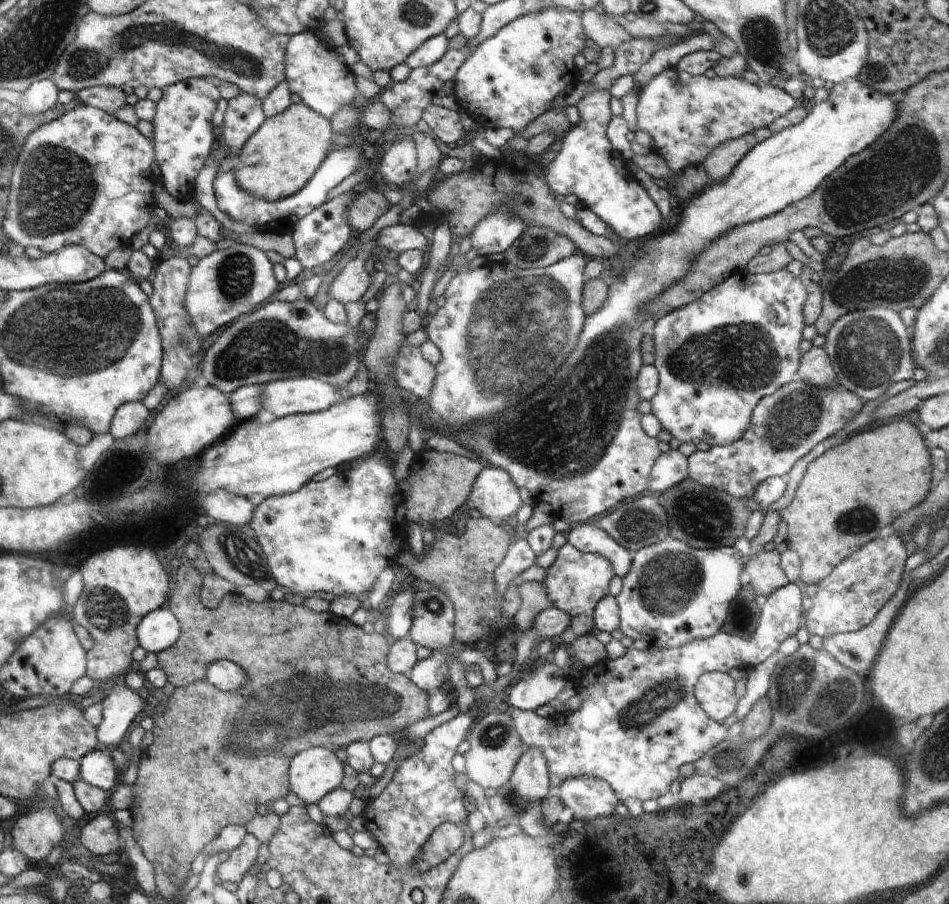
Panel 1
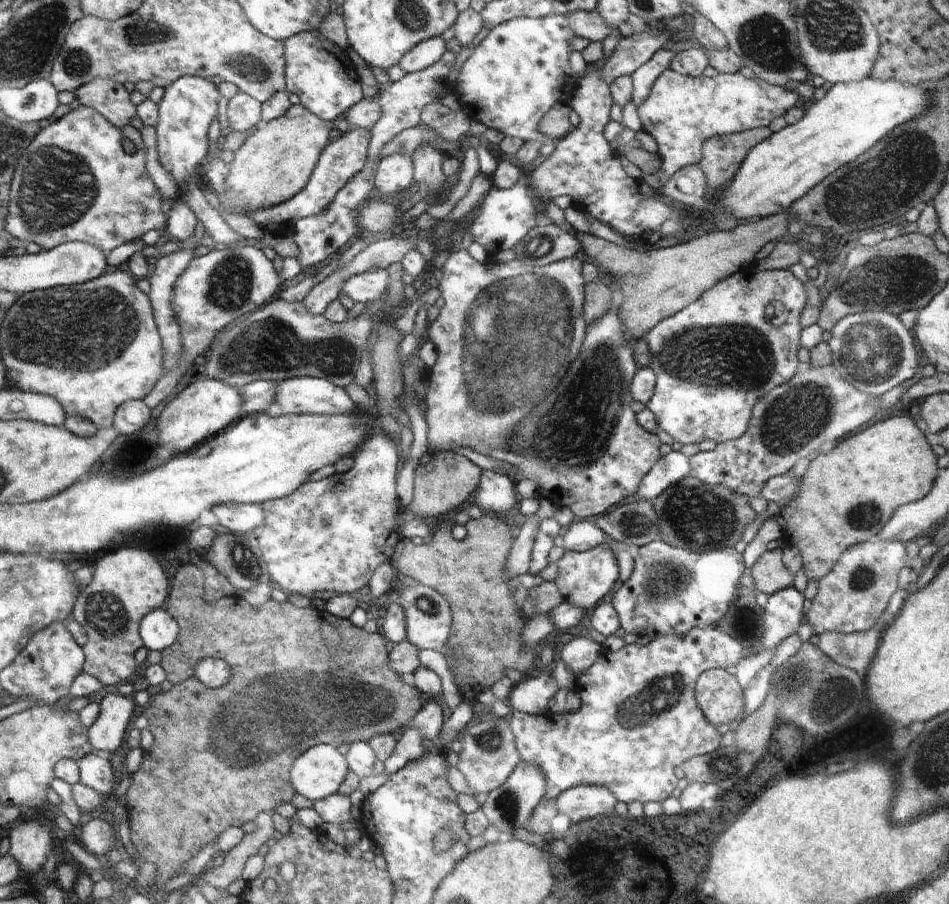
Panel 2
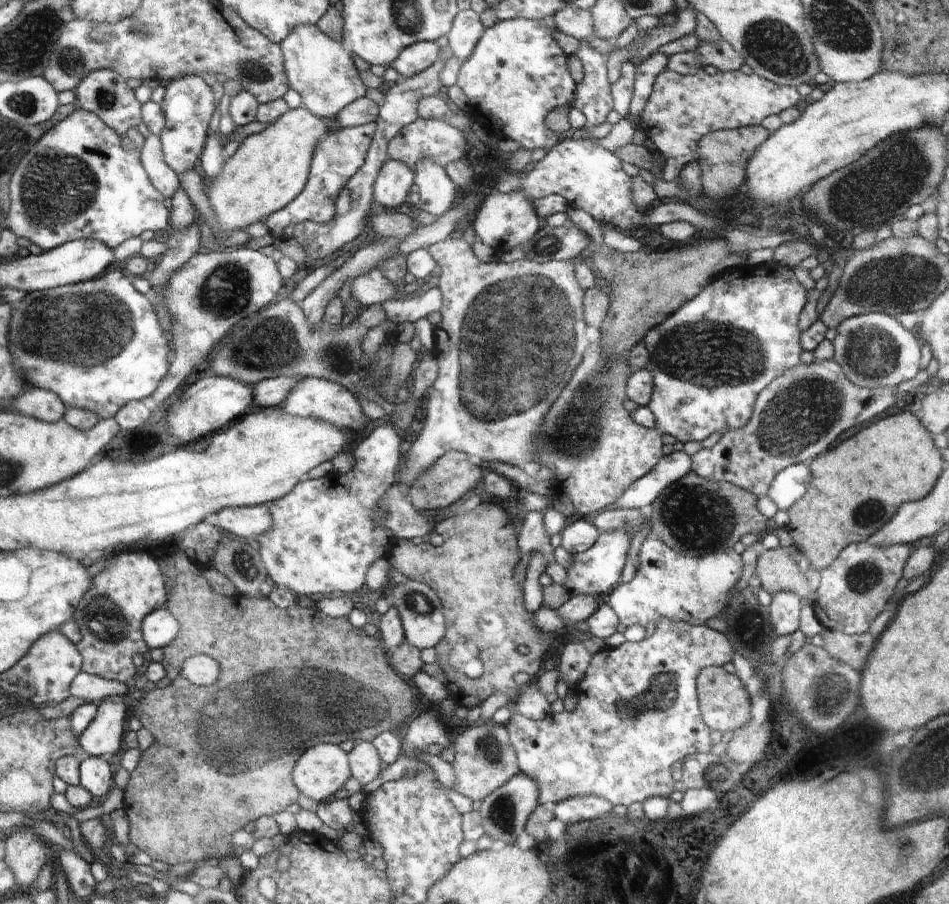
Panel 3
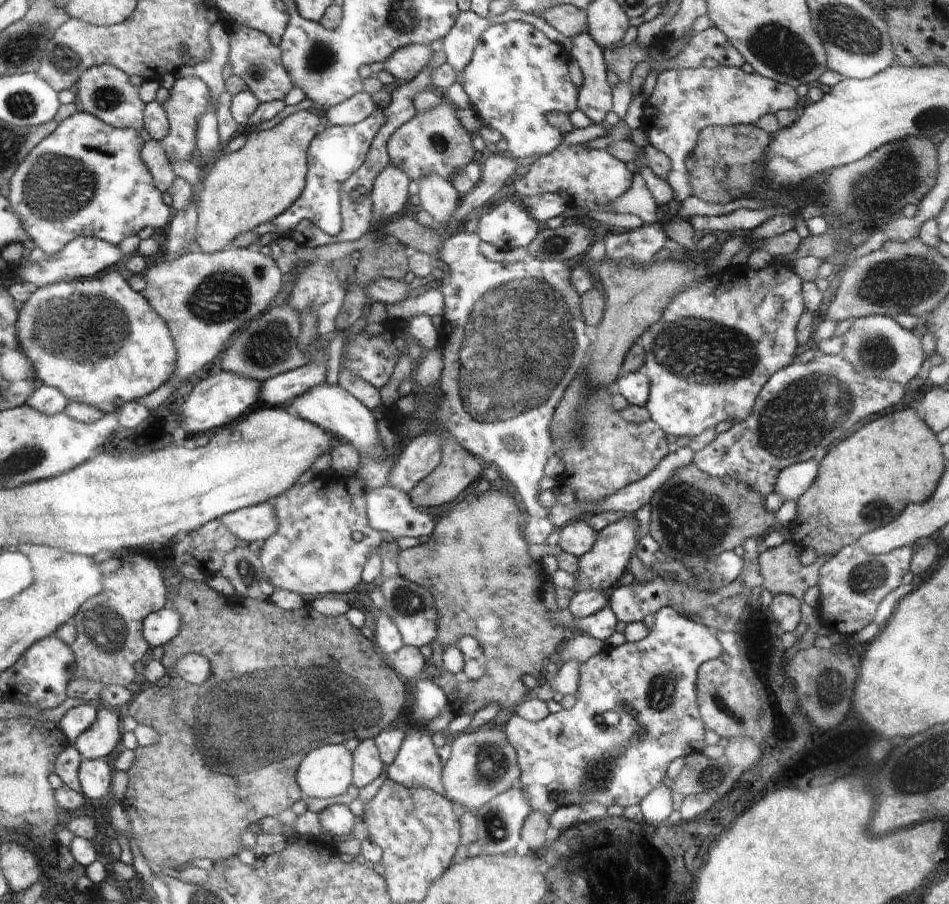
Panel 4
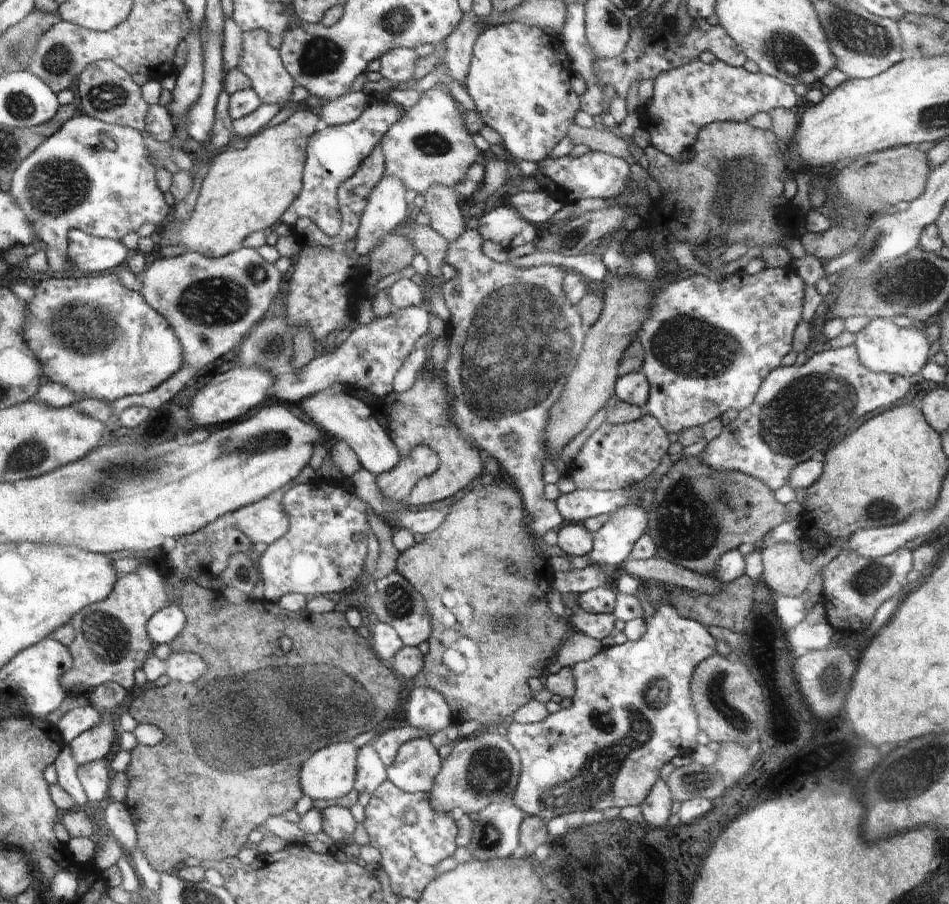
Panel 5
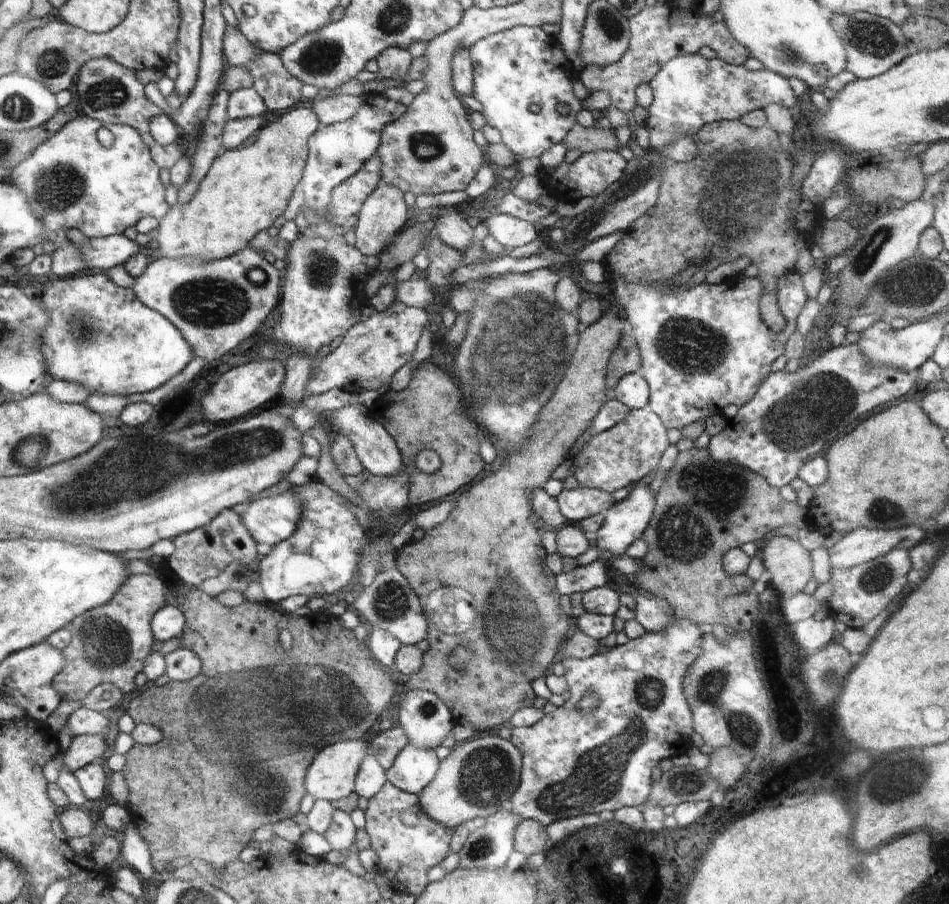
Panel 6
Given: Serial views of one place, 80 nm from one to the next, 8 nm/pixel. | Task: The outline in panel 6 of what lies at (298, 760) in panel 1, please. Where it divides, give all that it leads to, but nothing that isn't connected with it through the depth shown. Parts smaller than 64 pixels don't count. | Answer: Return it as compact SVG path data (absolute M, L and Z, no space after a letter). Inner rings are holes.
M348 739L328 745L317 757L313 758L309 770L305 774L305 789L315 799L334 802L339 798L349 797L356 789L357 774L362 762L368 757L369 744L359 739Z

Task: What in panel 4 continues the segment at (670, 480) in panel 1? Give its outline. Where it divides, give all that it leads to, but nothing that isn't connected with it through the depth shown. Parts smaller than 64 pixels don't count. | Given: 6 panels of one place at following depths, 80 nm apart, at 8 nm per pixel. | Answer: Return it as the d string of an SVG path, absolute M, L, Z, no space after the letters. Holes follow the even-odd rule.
M690 447L678 448L676 452L664 456L660 464L648 476L630 484L598 502L598 512L620 512L622 514L635 514L642 506L651 502L654 492L678 468L690 464L694 459L694 451Z

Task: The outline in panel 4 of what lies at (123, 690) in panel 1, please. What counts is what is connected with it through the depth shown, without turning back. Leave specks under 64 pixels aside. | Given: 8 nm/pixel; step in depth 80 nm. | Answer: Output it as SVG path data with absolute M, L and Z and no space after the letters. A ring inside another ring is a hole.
M98 707L96 722L73 743L81 761L103 759L121 743L120 723L123 712Z

